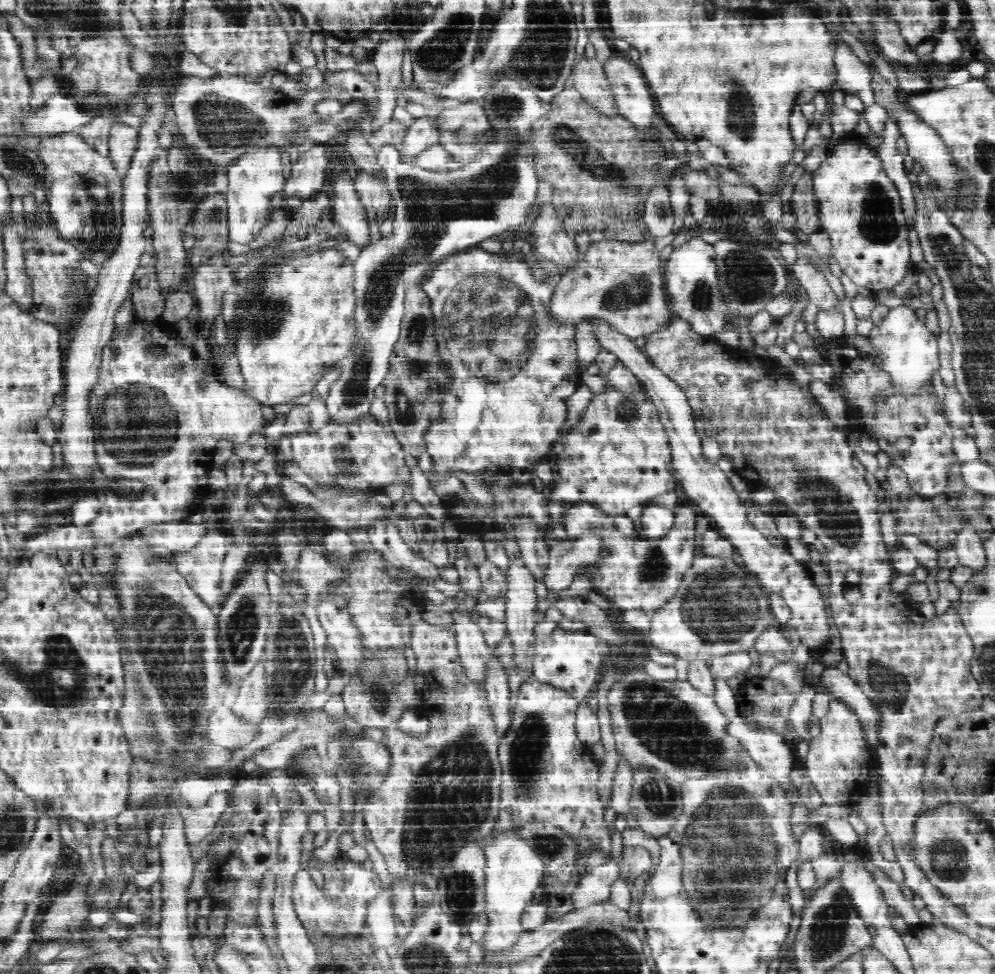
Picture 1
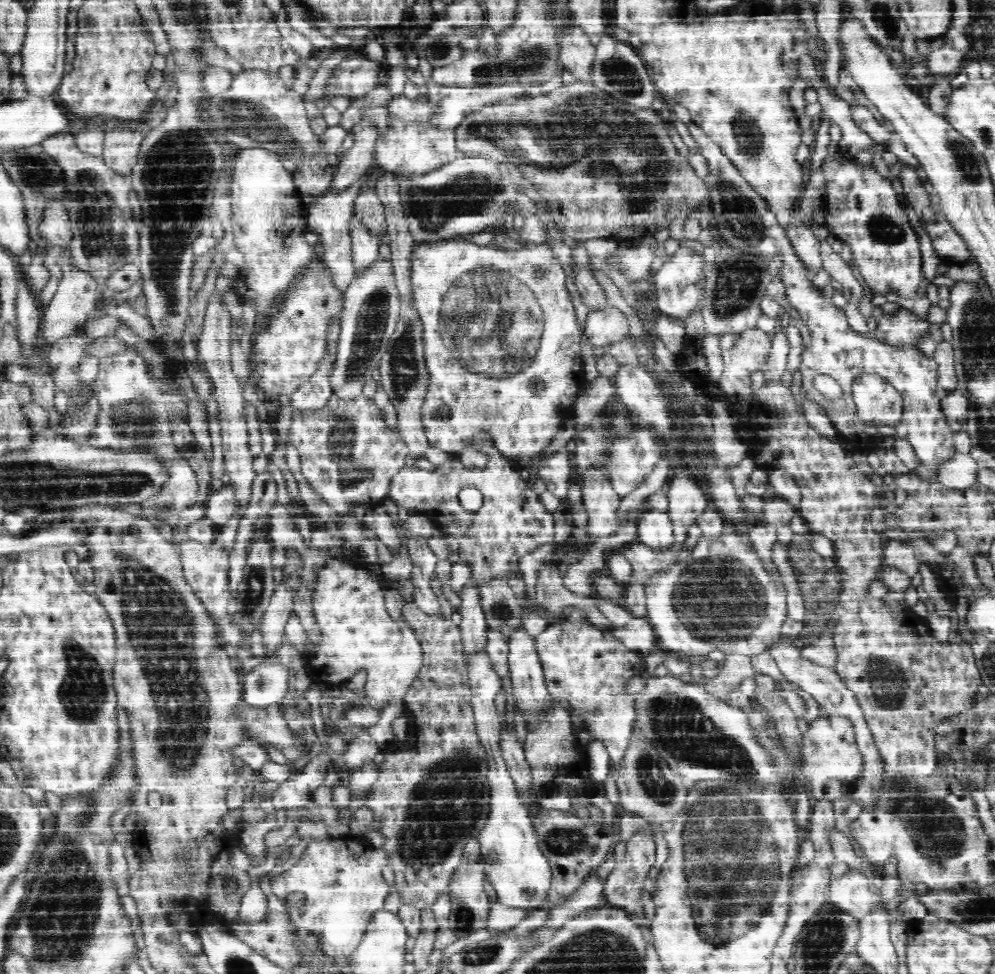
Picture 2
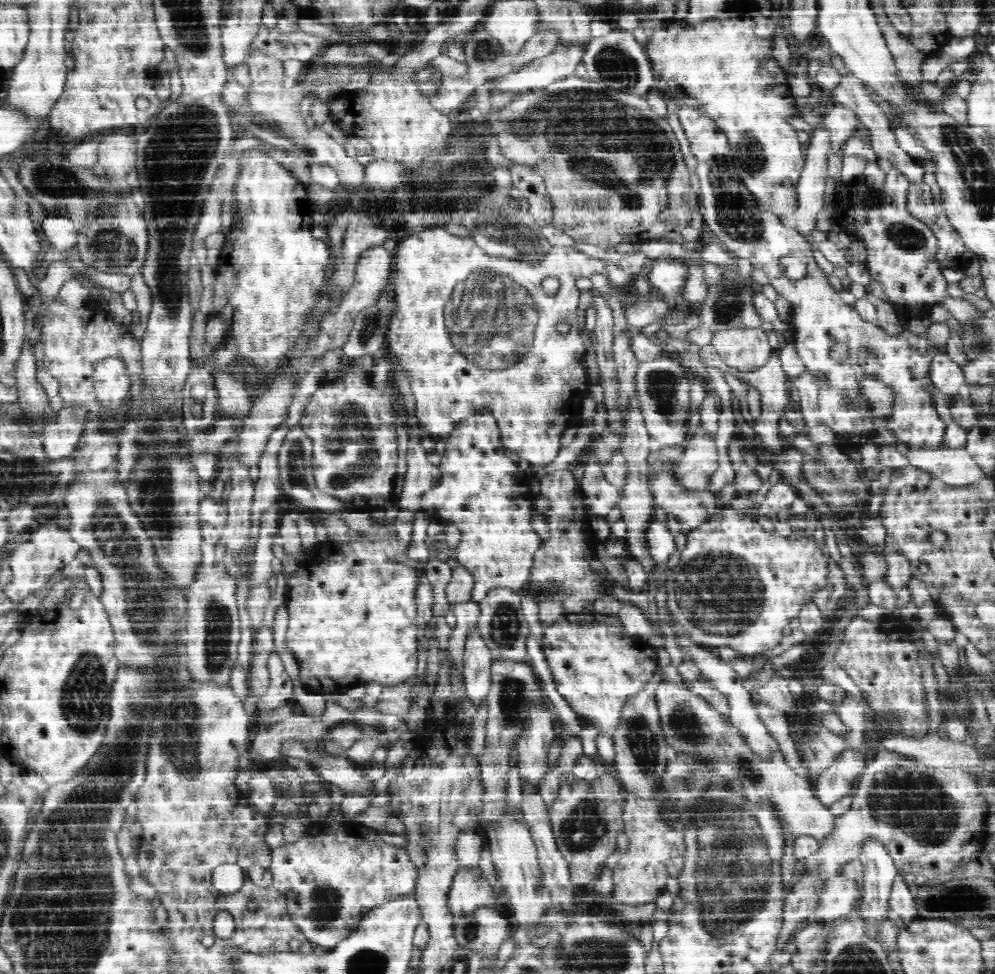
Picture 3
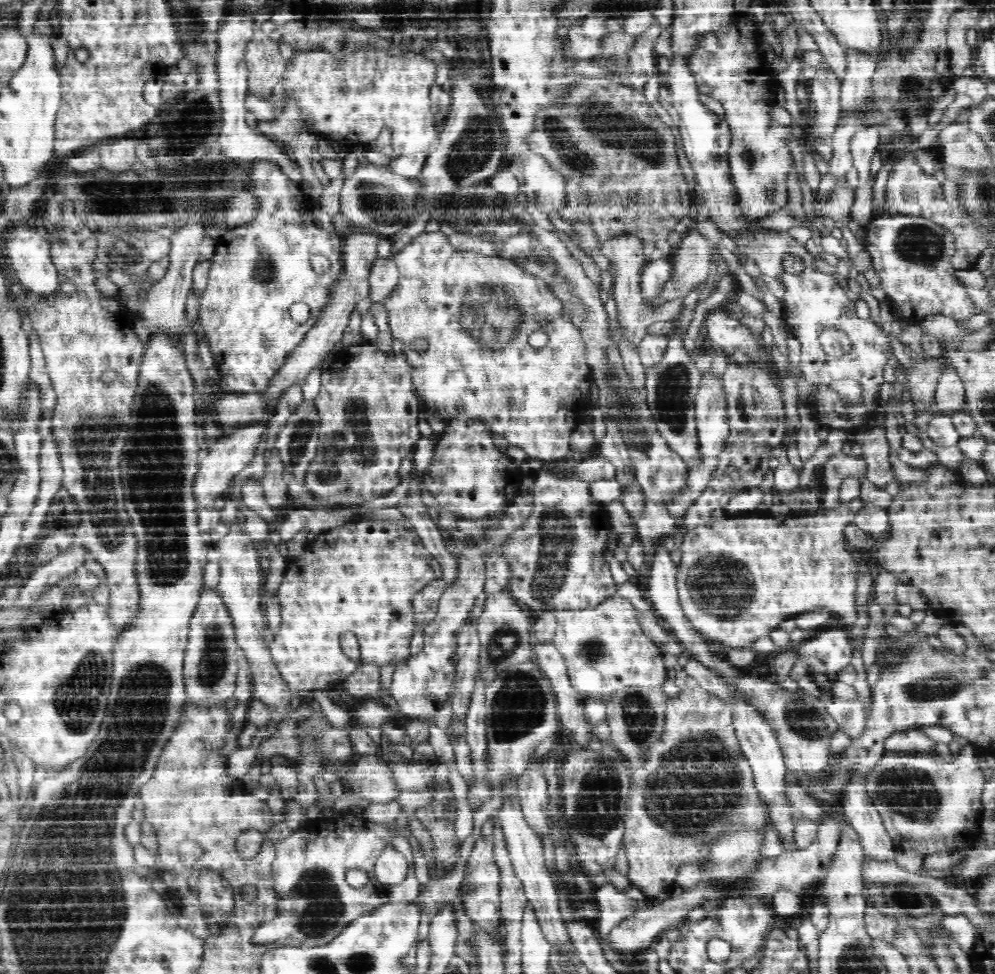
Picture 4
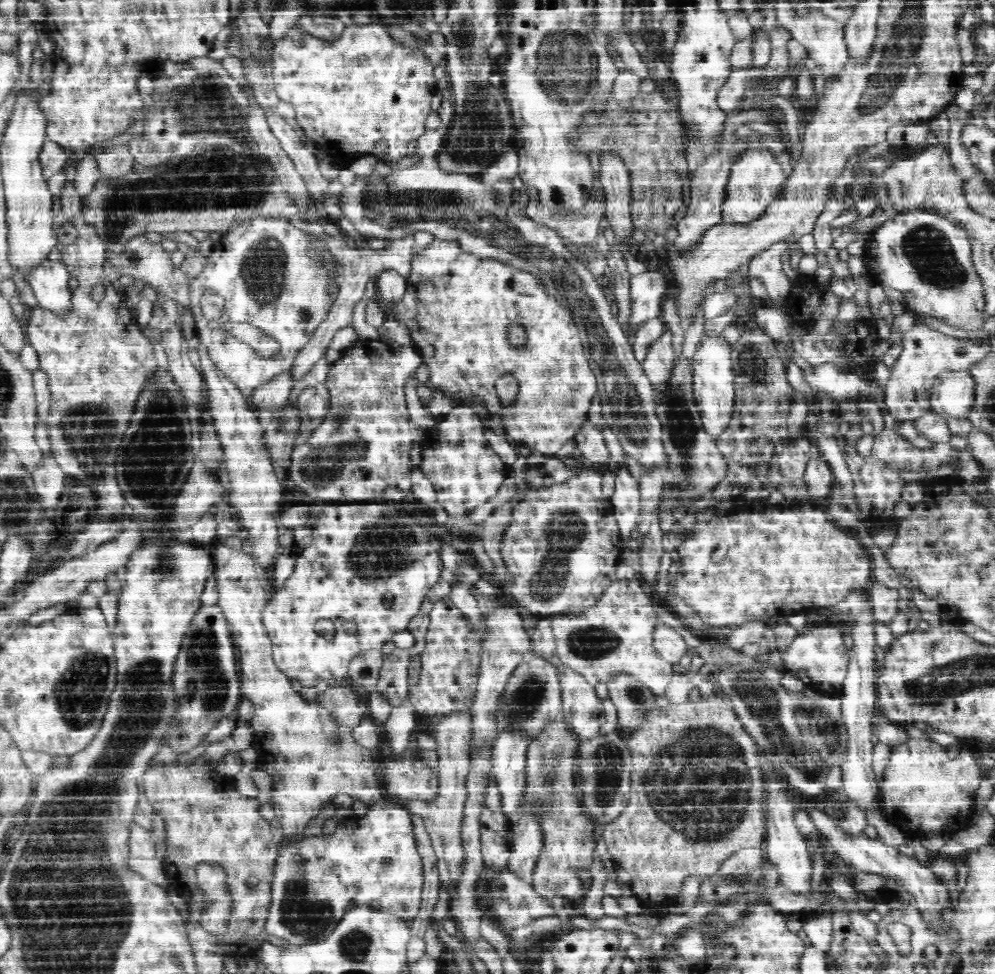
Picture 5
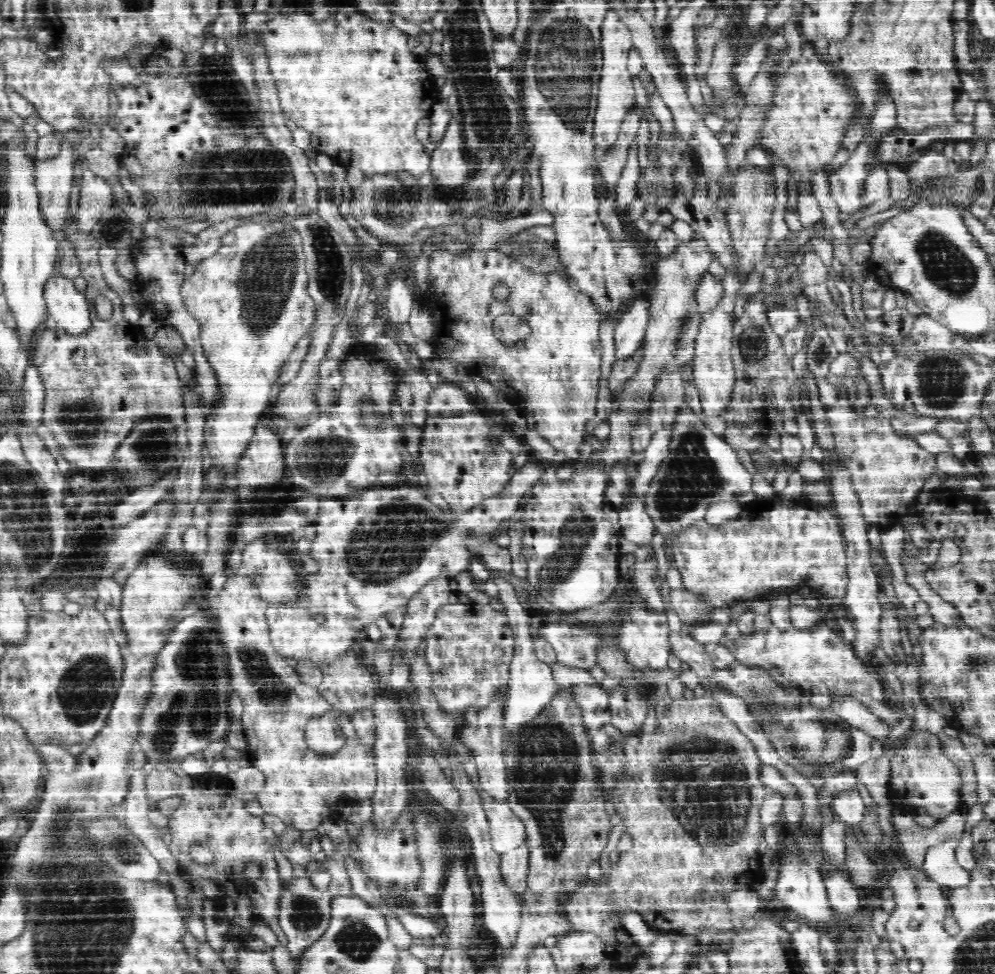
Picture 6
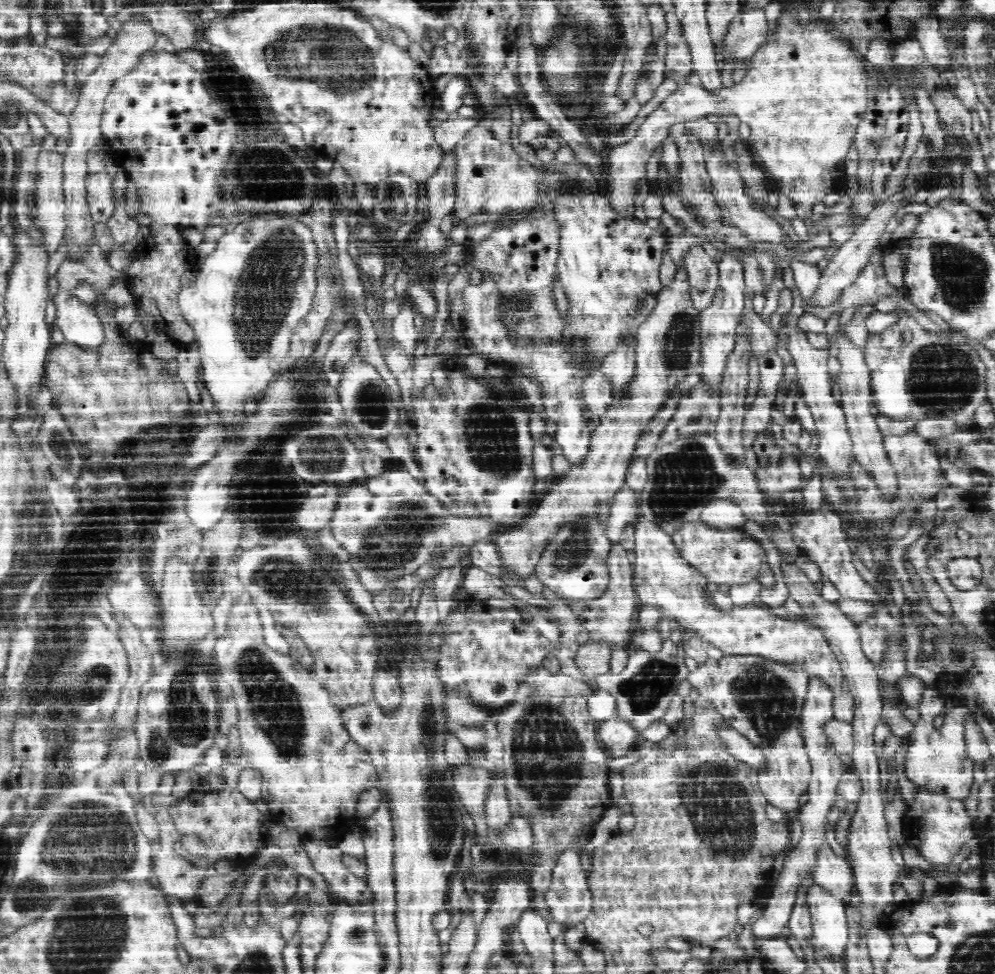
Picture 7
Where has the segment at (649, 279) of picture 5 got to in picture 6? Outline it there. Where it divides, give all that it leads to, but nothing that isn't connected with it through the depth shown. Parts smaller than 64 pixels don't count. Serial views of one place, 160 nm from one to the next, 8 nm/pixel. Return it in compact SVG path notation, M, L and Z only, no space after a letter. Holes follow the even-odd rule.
M634 302L634 308L617 321L614 332L616 361L632 358L643 346L649 302Z

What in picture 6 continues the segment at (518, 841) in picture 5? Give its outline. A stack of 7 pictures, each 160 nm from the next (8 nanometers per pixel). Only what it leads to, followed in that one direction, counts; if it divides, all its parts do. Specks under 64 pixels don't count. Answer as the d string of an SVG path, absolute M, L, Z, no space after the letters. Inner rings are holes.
M527 845L502 852L499 857L498 873L500 873L500 879L504 887L518 899L518 905L522 906L529 873Z

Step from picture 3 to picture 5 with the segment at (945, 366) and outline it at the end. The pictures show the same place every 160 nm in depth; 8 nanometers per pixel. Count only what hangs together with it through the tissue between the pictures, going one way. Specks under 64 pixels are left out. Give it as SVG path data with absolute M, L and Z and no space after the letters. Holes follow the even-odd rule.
M969 370L944 371L935 378L930 388L930 410L942 416L968 418L976 400L974 375Z

